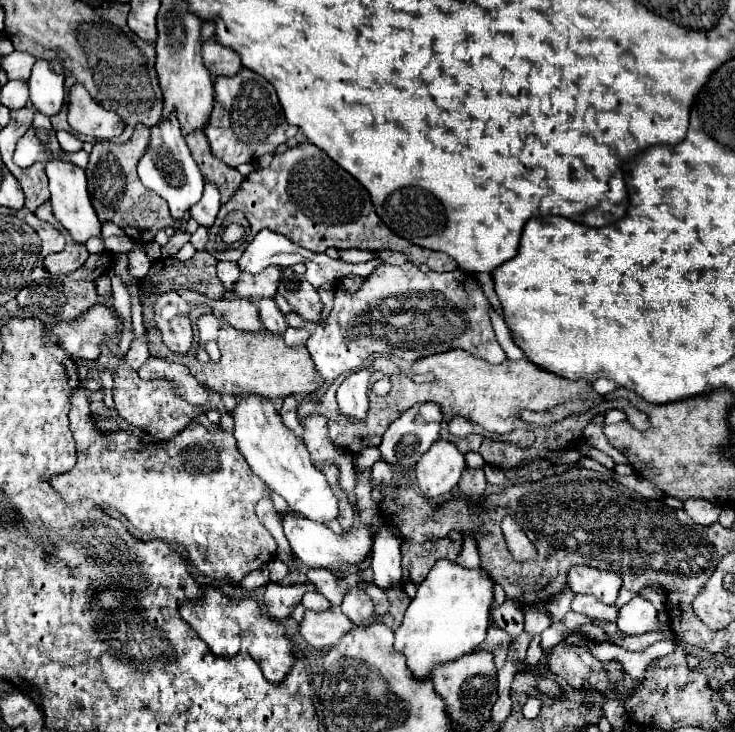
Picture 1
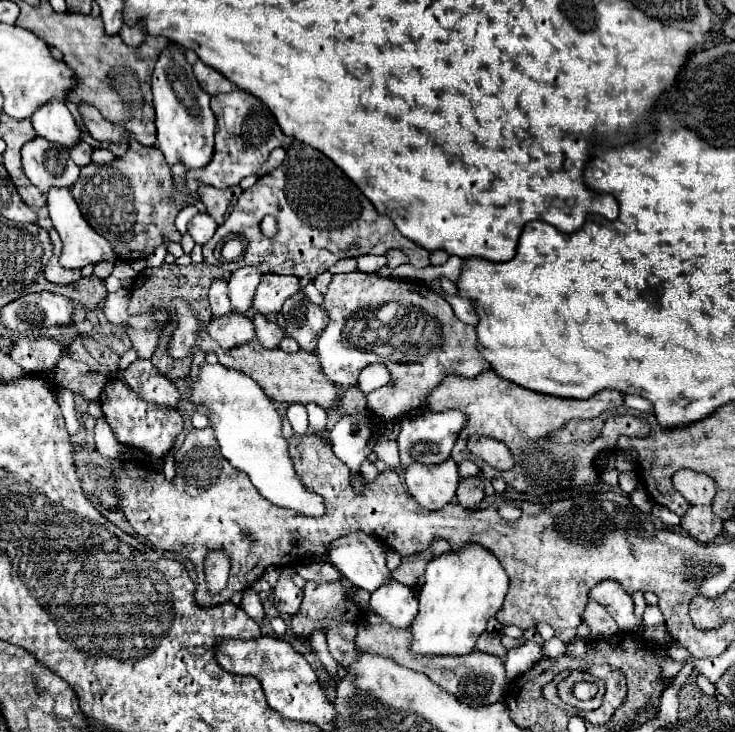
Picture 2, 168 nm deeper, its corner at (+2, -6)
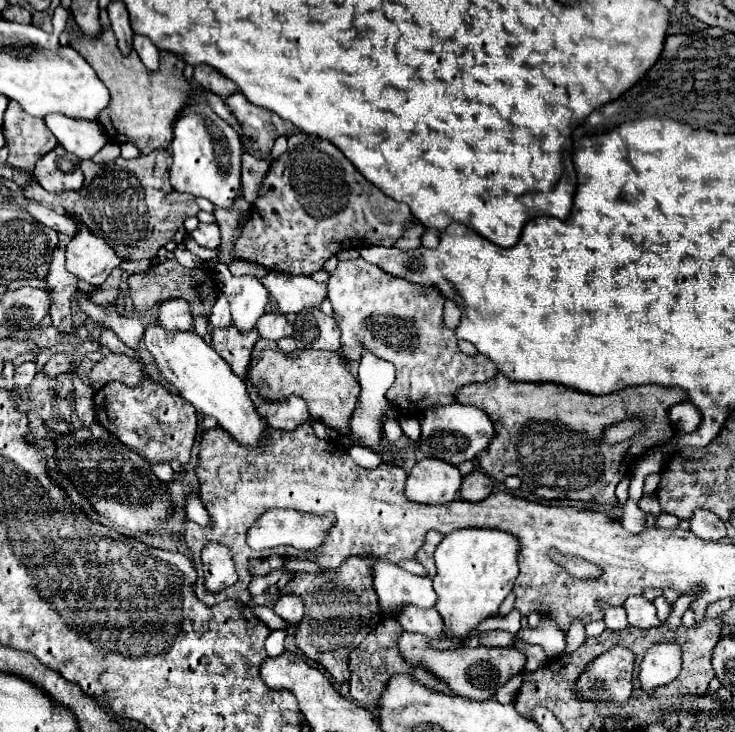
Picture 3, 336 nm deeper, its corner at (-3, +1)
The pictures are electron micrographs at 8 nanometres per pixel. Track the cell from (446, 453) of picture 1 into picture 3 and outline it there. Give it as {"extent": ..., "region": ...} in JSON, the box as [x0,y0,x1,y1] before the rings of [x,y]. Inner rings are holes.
{"extent":[406,459,460,505],"region":[[[422,459],[408,473],[406,497],[416,503],[444,505],[456,497],[460,483],[458,467],[440,459]]]}

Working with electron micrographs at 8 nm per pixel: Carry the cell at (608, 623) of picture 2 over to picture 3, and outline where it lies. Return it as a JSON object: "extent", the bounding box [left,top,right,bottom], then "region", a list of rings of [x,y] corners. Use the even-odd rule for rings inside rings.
{"extent":[600,601,628,631],"region":[[[600,601],[600,607],[604,609],[604,623],[606,623],[606,627],[608,627],[608,629],[618,631],[618,629],[628,627],[628,621],[626,621],[626,611],[624,611],[622,607],[604,605],[604,601]]]}

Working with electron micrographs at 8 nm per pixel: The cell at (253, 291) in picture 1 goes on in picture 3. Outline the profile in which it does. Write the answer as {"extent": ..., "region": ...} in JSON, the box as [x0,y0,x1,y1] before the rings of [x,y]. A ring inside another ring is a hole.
{"extent":[262,271,326,313],"region":[[[268,271],[262,279],[264,287],[270,291],[270,297],[276,301],[280,313],[298,313],[304,307],[320,307],[322,299],[326,297],[326,285],[316,283],[312,277],[306,275],[286,275]]]}

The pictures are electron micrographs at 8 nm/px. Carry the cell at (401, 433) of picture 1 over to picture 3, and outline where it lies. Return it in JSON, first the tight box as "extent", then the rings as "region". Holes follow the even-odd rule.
{"extent":[418,403,494,465],"region":[[[452,403],[446,407],[432,407],[432,409],[426,409],[418,421],[422,429],[422,435],[418,439],[418,453],[426,457],[434,455],[436,459],[442,459],[452,465],[474,459],[476,453],[488,445],[494,433],[492,421],[488,419],[488,415],[474,405]]]}

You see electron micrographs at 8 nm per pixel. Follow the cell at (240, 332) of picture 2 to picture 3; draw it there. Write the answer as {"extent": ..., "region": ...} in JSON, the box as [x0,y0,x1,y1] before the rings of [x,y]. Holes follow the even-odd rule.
{"extent":[212,325,260,377],"region":[[[230,325],[228,329],[212,331],[212,347],[232,365],[234,373],[244,377],[250,361],[250,349],[258,341],[258,337],[260,335],[256,329],[252,329],[252,333],[240,333],[238,329],[234,329],[234,325]]]}

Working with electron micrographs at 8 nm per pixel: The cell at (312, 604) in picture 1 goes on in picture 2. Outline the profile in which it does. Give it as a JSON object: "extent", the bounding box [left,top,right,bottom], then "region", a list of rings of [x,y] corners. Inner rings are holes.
{"extent":[327,624,359,672],"region":[[[329,624],[329,630],[327,630],[329,652],[345,672],[349,672],[349,666],[359,656],[359,650],[355,646],[355,636],[357,636],[357,626],[353,624],[339,624],[339,626]]]}

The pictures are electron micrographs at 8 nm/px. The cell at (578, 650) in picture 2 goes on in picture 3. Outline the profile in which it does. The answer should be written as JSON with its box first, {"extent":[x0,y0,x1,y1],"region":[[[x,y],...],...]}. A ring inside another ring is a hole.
{"extent":[566,621,586,653],"region":[[[574,621],[570,631],[566,633],[566,653],[576,651],[578,647],[582,647],[586,635],[584,635],[584,625],[580,621]]]}

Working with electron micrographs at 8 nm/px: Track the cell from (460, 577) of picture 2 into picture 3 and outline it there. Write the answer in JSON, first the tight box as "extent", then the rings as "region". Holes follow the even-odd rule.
{"extent":[434,529,518,637],"region":[[[460,529],[442,539],[442,543],[436,547],[434,561],[436,561],[436,577],[434,577],[434,591],[438,595],[438,601],[434,609],[442,615],[444,621],[444,635],[448,637],[464,637],[472,633],[480,621],[484,621],[490,615],[498,615],[498,607],[512,591],[512,585],[518,577],[518,541],[516,537],[508,537],[508,533],[494,531],[494,529]]]}

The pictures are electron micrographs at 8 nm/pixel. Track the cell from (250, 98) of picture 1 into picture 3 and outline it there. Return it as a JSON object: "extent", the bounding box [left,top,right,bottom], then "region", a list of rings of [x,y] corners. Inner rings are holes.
{"extent":[224,91,294,159],"region":[[[240,91],[232,93],[232,97],[224,97],[228,109],[238,121],[242,135],[246,137],[242,143],[242,151],[250,153],[256,159],[262,159],[264,153],[270,153],[276,137],[290,135],[294,125],[278,117],[274,111],[252,105]]]}

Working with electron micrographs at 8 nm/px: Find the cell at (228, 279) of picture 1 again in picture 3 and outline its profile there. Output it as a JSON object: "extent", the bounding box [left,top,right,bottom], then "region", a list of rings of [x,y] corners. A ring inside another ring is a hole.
{"extent":[210,293,232,327],"region":[[[220,293],[214,307],[212,307],[210,323],[212,323],[212,327],[228,327],[230,321],[232,321],[232,315],[228,309],[228,299],[224,297],[224,293]]]}

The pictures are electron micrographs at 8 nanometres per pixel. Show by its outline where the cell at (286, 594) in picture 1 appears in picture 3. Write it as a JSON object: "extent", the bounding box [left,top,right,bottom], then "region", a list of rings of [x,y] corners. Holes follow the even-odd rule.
{"extent":[275,557,382,683],"region":[[[348,557],[344,561],[344,565],[340,565],[336,569],[328,569],[324,575],[295,574],[287,586],[283,590],[279,590],[275,602],[281,594],[294,593],[303,596],[304,603],[314,603],[313,596],[318,593],[318,588],[321,585],[322,603],[305,608],[304,619],[296,627],[296,645],[298,645],[300,651],[304,651],[304,655],[308,659],[320,663],[338,683],[344,683],[344,681],[350,679],[350,673],[348,673],[348,653],[350,653],[350,649],[354,649],[366,637],[366,633],[376,629],[376,625],[382,617],[378,597],[376,597],[376,591],[372,587],[372,577],[370,577],[370,557]]]}

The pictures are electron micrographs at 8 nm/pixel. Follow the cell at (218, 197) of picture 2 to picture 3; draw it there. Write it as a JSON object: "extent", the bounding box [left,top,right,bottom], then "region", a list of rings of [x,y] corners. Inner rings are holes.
{"extent":[214,197,250,263],"region":[[[238,197],[232,203],[232,209],[214,209],[214,217],[216,217],[216,223],[222,233],[220,255],[218,255],[220,263],[230,263],[234,259],[230,253],[240,235],[244,219],[248,217],[248,209],[250,209],[250,205],[248,205],[248,201],[244,201],[244,197]]]}

